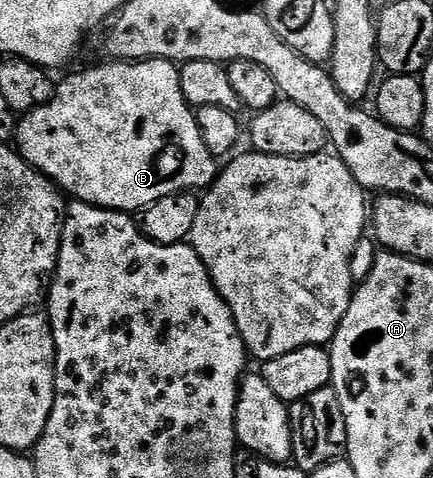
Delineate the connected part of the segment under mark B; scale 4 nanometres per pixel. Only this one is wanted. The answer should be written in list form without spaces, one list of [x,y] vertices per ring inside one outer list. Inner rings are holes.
[[[116,61],[106,62],[108,65],[95,65],[92,69],[83,69],[72,77],[60,80],[55,86],[53,99],[33,111],[22,114],[17,125],[18,152],[48,181],[54,183],[68,198],[84,201],[87,205],[94,205],[96,209],[114,209],[128,215],[138,214],[140,211],[155,205],[161,199],[172,197],[178,193],[192,191],[206,191],[215,184],[220,172],[220,162],[205,147],[205,139],[201,139],[201,127],[196,110],[188,105],[185,95],[181,91],[179,78],[180,66],[173,61]]]

